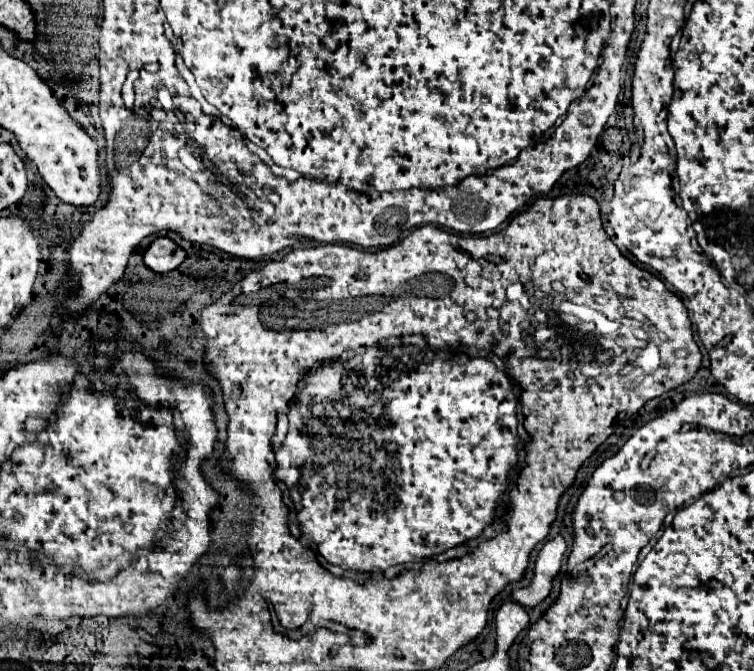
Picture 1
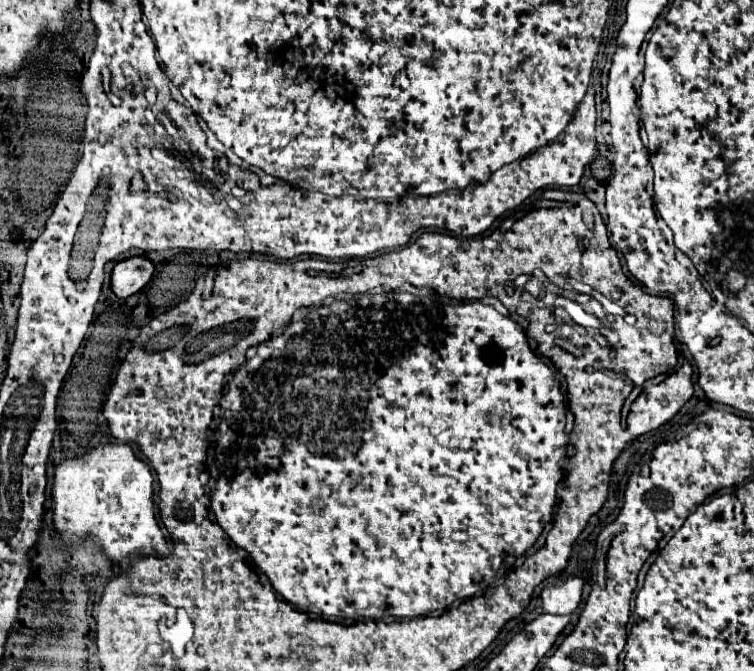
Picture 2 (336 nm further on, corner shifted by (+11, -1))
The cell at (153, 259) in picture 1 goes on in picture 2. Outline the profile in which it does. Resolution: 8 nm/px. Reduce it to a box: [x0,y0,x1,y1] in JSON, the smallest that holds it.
[111,258,153,298]

